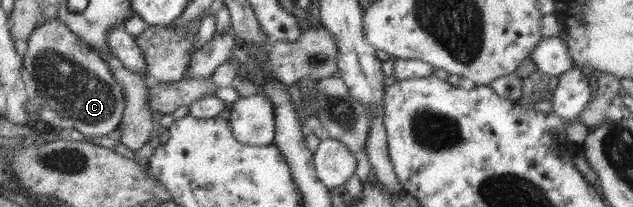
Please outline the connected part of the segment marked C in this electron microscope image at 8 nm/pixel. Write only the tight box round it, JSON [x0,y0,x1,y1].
[22,19,125,136]

